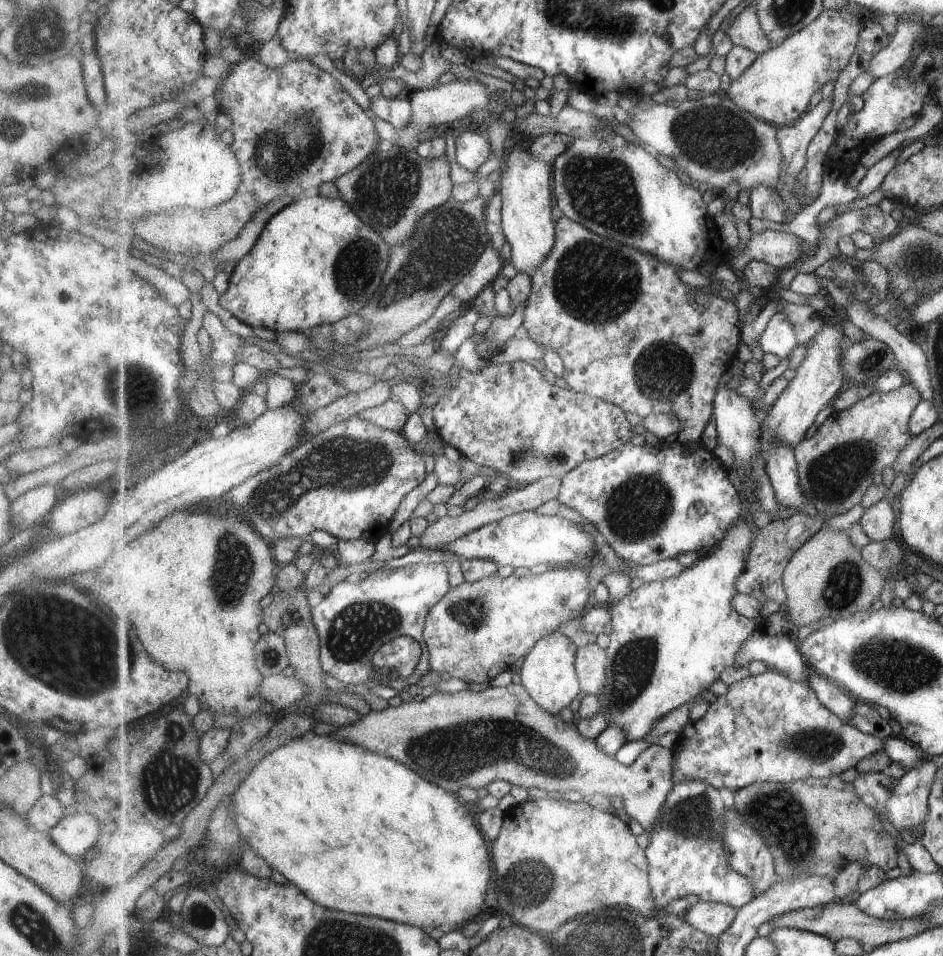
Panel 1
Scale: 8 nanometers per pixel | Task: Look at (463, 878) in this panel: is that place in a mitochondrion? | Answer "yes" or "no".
no

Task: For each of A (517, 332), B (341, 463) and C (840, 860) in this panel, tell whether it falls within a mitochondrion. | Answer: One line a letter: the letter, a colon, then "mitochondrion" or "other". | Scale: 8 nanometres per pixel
A: other
B: mitochondrion
C: mitochondrion

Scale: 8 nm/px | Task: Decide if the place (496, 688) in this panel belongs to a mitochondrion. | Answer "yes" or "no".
no

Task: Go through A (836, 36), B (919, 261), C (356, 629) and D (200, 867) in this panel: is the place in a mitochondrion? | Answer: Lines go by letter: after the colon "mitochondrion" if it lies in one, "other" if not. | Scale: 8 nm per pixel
A: other
B: mitochondrion
C: mitochondrion
D: other

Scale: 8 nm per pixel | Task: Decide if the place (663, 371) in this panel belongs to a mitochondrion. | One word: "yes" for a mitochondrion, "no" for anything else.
yes

